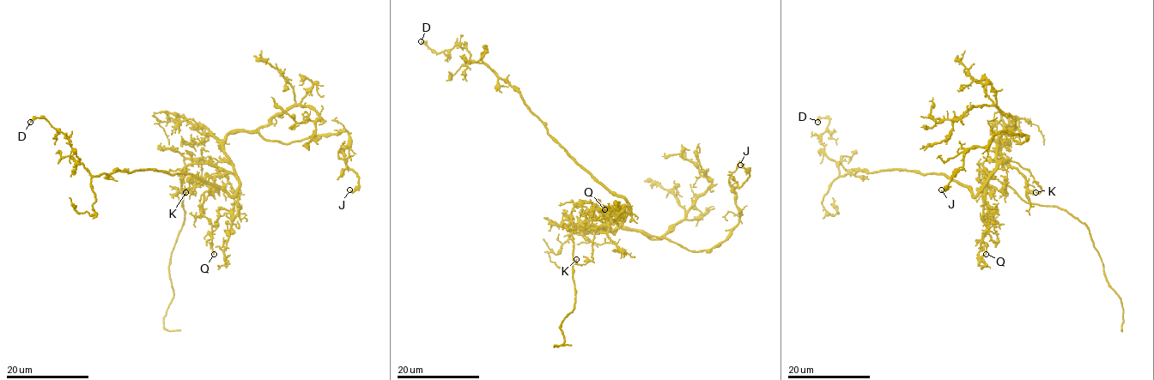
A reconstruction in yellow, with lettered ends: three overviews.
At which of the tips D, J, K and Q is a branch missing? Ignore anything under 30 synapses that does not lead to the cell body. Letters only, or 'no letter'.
no letter

